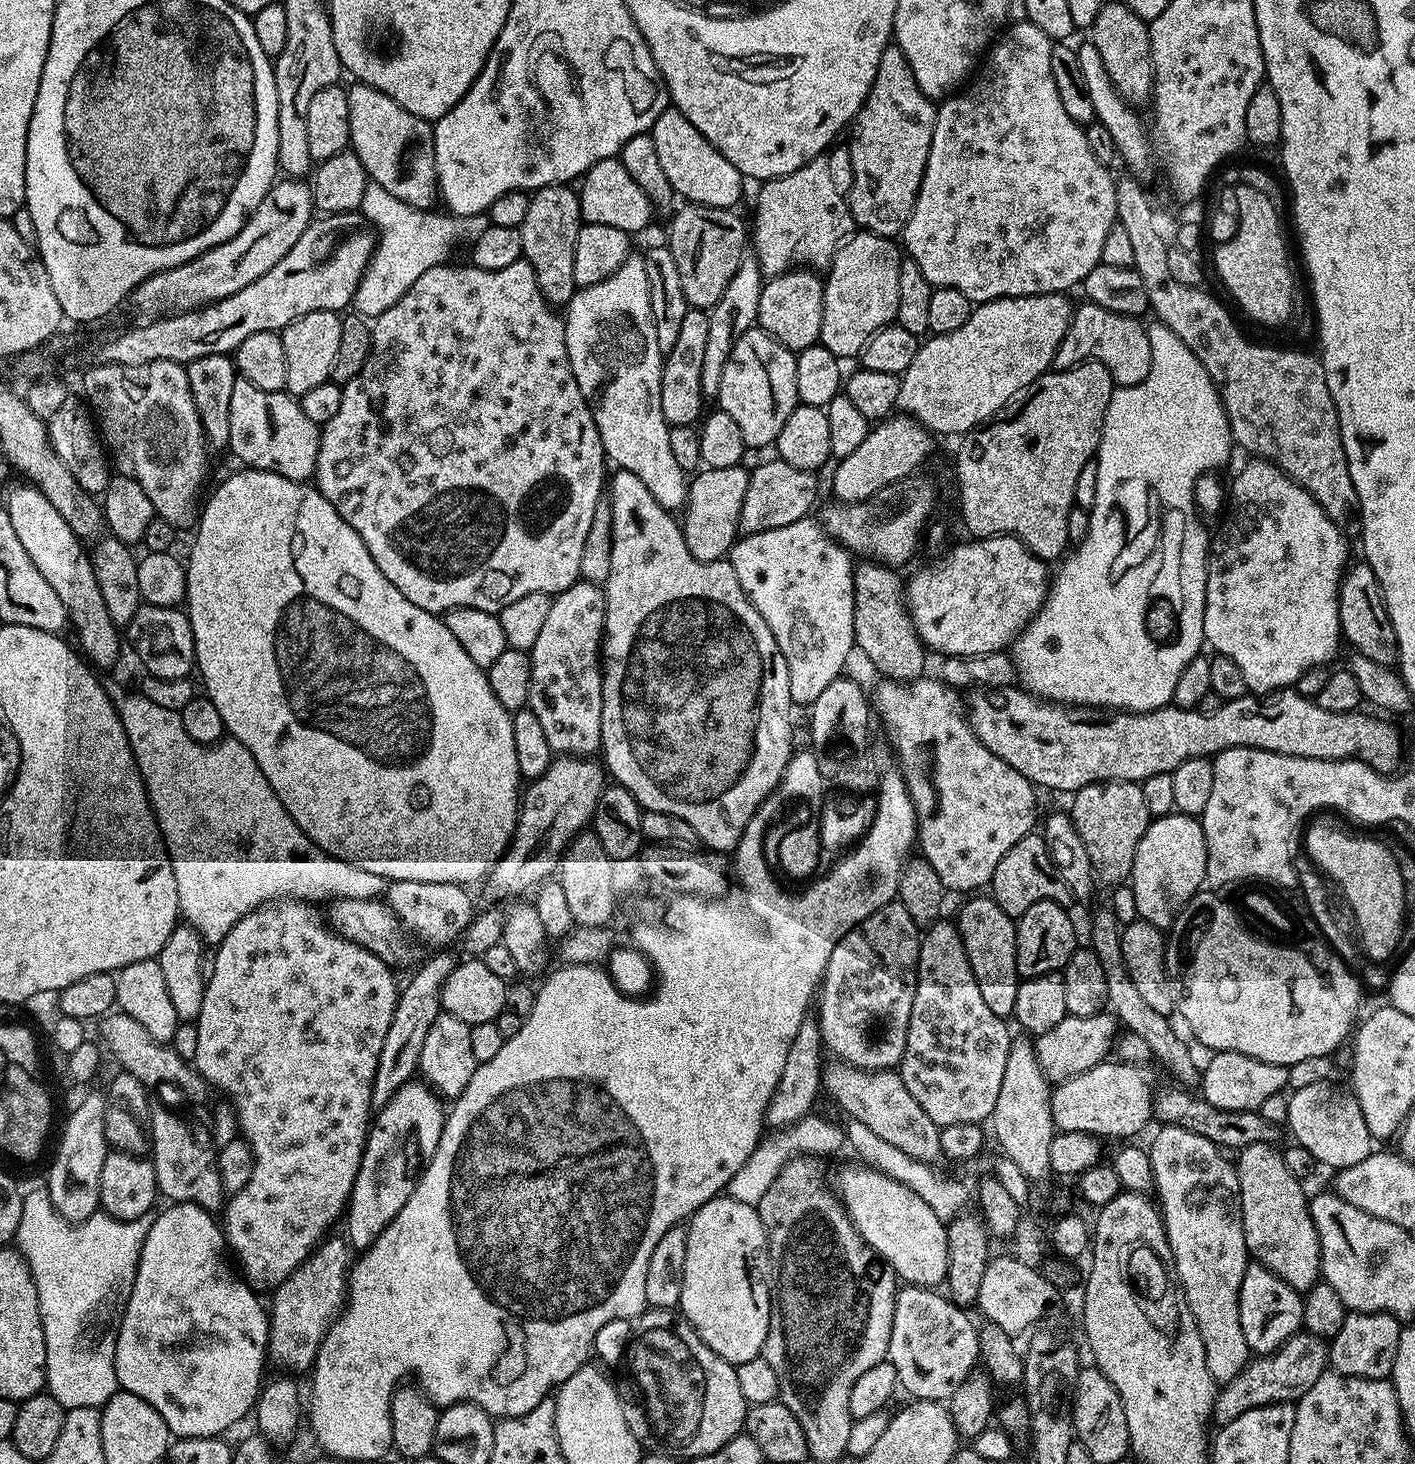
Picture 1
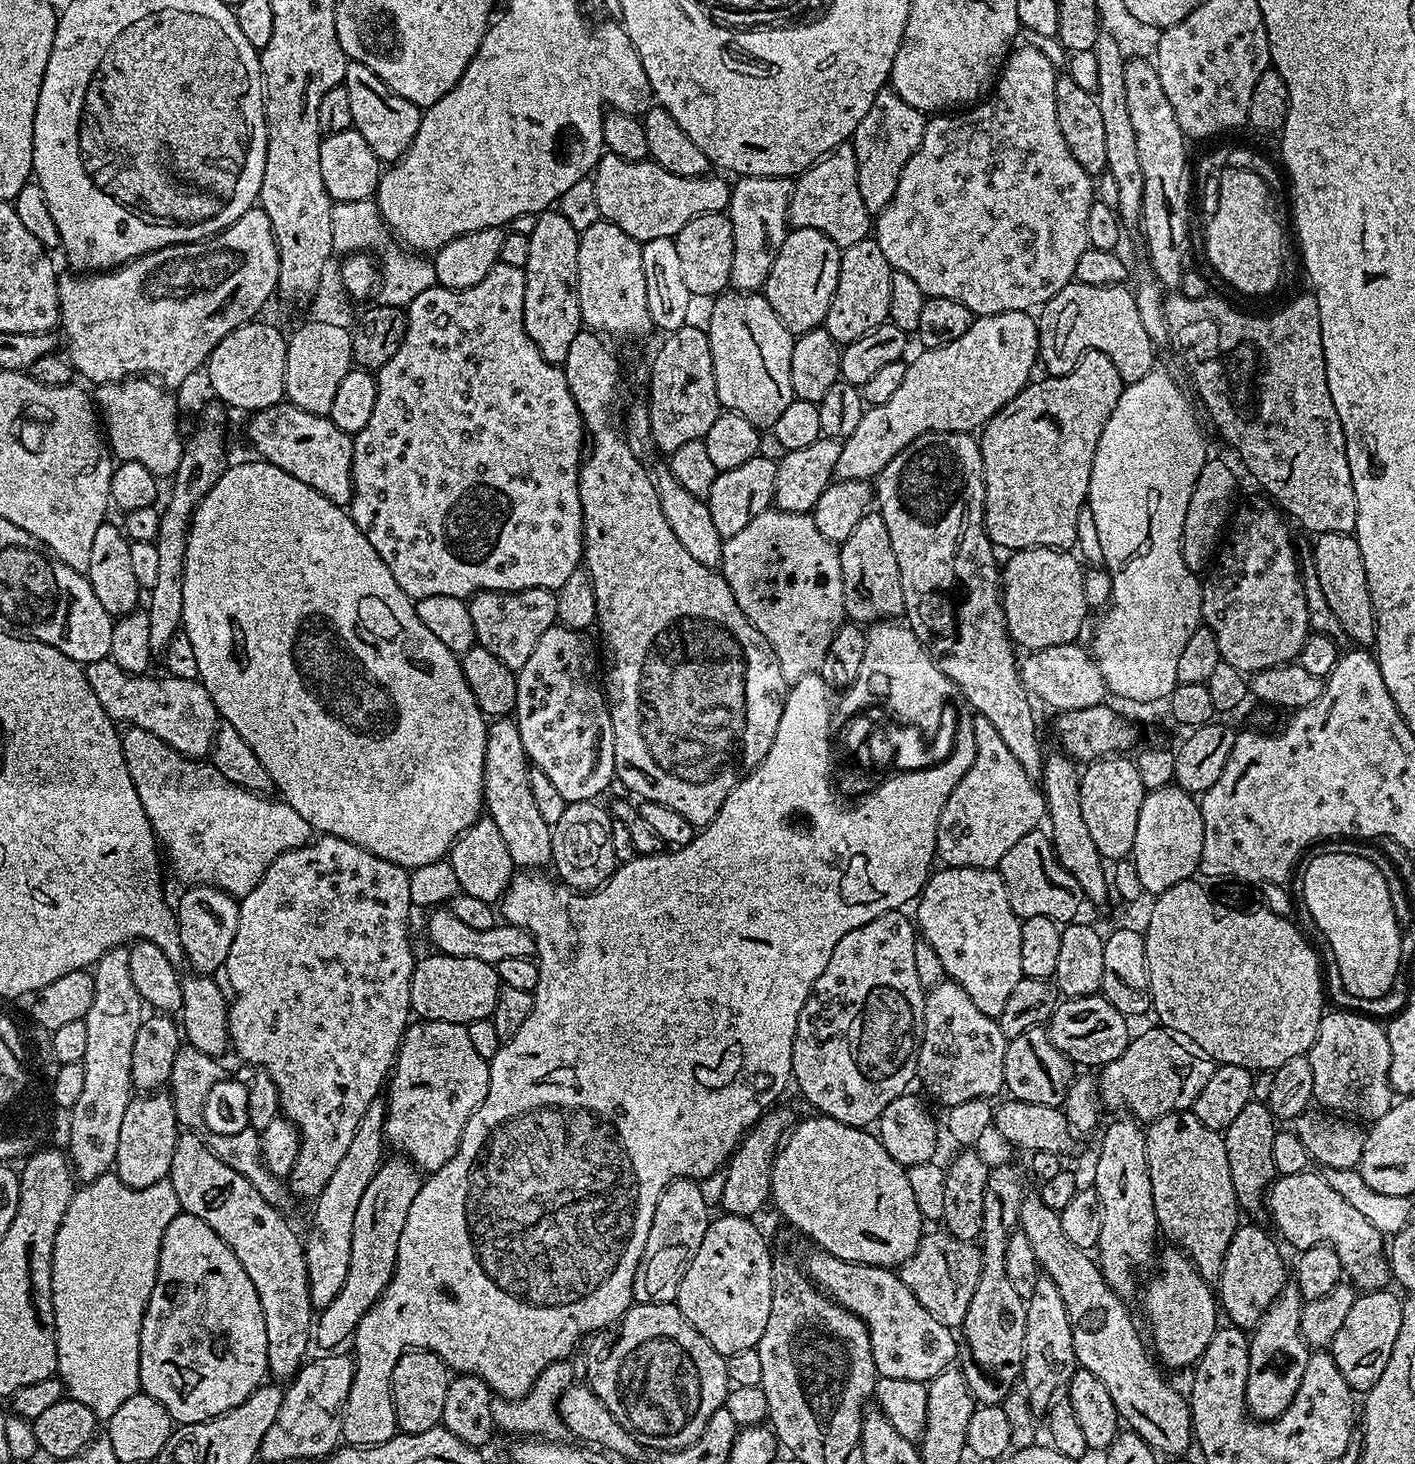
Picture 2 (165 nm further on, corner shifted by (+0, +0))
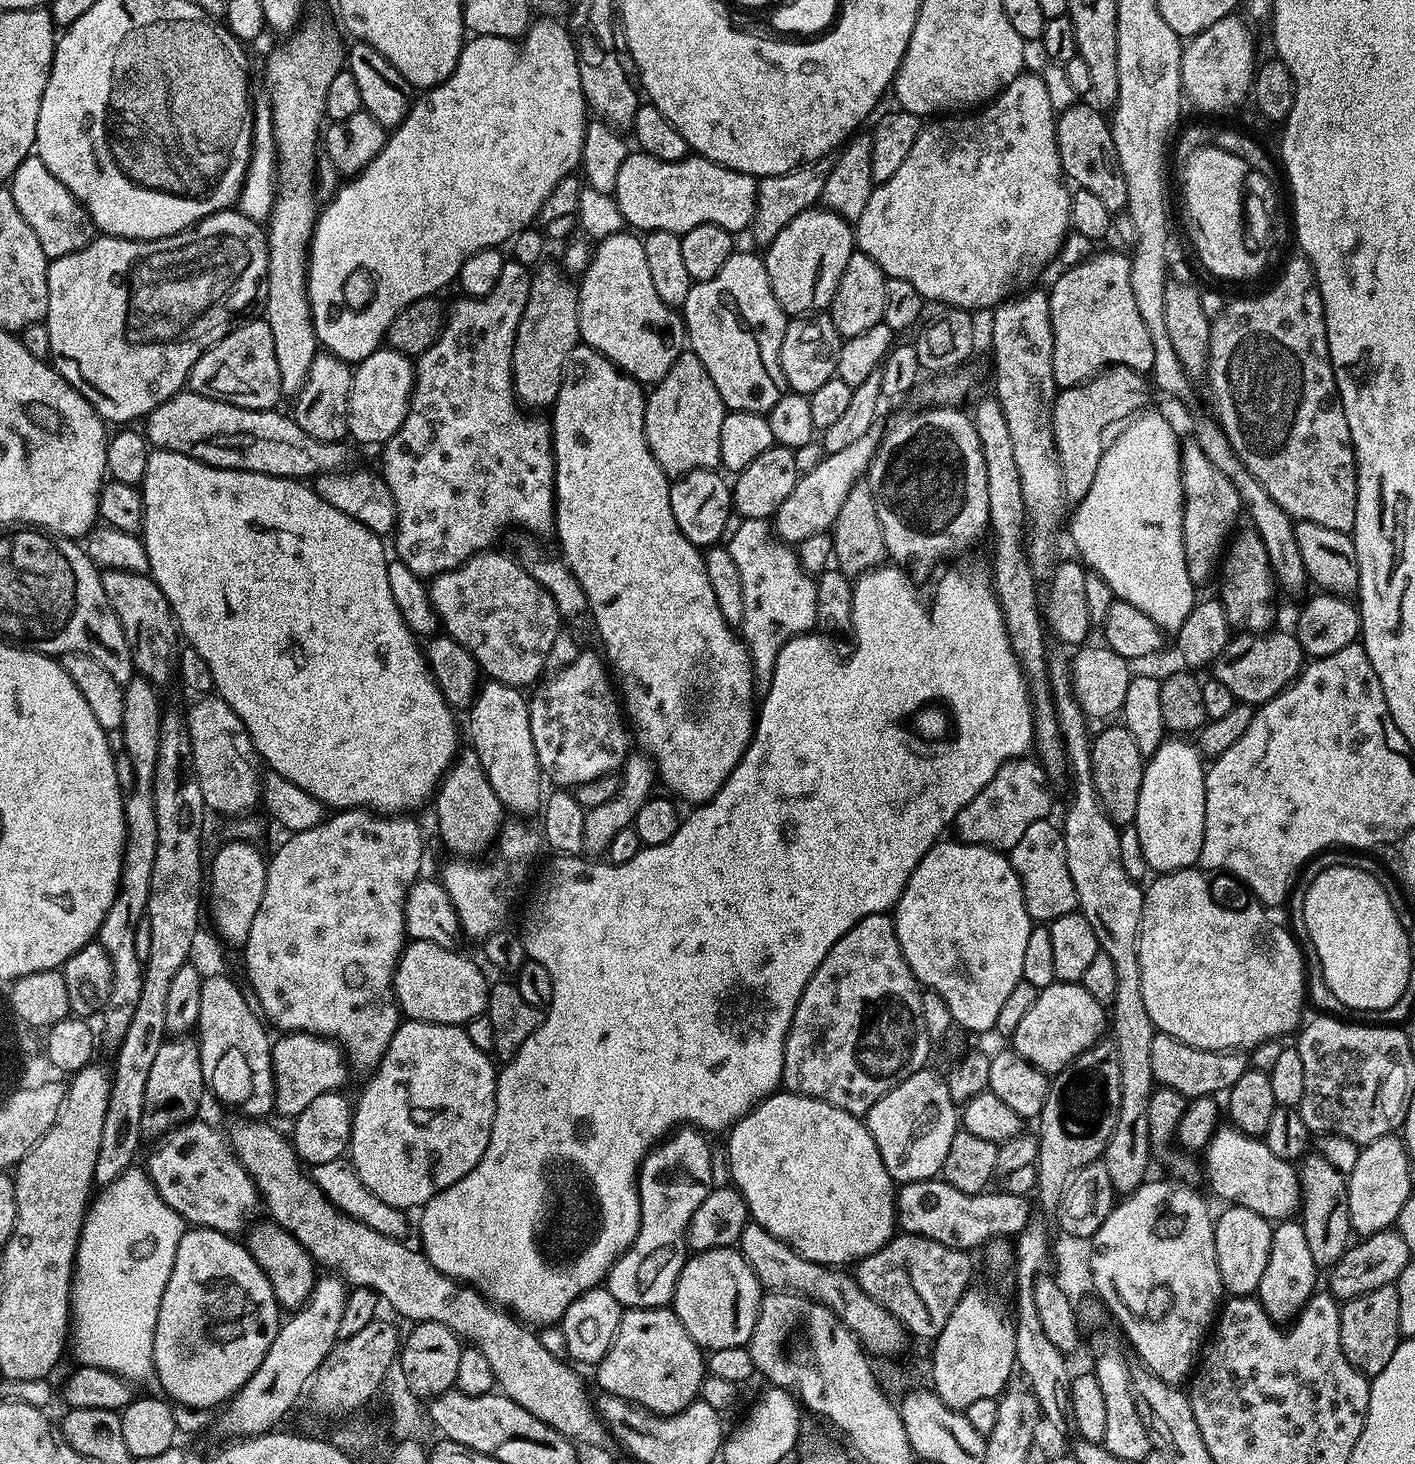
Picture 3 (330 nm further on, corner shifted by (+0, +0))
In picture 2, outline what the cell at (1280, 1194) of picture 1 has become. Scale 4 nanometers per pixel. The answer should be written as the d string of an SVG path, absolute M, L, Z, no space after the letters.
M1253 1102L1242 1106L1238 1118L1234 1118L1234 1122L1230 1122L1230 1126L1222 1133L1226 1158L1230 1158L1230 1182L1234 1182L1236 1203L1245 1213L1256 1212L1262 1208L1266 1193L1277 1175L1274 1154L1270 1154L1270 1146L1274 1146L1274 1134L1277 1131L1278 1121L1267 1103Z

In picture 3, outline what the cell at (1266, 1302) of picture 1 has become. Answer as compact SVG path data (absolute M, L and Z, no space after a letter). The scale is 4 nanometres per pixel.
M1237 1204L1225 1207L1225 1212L1215 1217L1214 1250L1218 1258L1218 1274L1224 1284L1225 1293L1232 1296L1252 1296L1270 1258L1270 1238L1273 1225L1262 1214L1246 1210Z

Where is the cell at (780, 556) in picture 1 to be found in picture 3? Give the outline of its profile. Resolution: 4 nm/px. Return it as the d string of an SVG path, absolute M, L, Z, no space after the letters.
M740 520L738 530L726 540L730 558L738 566L742 586L742 618L738 632L755 671L771 678L782 646L795 636L805 635L816 622L816 581L800 565L795 551L779 539L768 520Z

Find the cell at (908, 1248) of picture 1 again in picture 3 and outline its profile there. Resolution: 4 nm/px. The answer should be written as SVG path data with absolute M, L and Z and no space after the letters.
M777 1090L772 1095L764 1097L755 1108L751 1108L741 1120L736 1121L727 1136L728 1172L732 1175L731 1183L740 1191L746 1202L749 1217L766 1230L770 1230L774 1238L786 1242L798 1254L802 1254L802 1258L815 1264L829 1266L848 1266L844 1264L849 1264L852 1266L870 1254L882 1250L882 1246L886 1246L886 1242L892 1239L897 1231L896 1193L898 1188L882 1162L882 1154L878 1154L878 1146L870 1134L867 1123L861 1117L851 1116L846 1110L833 1104L827 1104L825 1100L815 1100L812 1096L801 1096L799 1092Z

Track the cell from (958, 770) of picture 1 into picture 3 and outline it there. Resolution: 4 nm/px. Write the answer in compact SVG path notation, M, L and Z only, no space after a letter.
M1032 758L1006 760L986 786L956 815L955 835L965 844L981 844L1007 853L1031 824L1049 819L1052 808L1052 788L1044 768Z

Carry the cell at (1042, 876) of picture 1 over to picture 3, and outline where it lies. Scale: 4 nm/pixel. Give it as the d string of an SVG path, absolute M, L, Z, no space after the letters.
M1051 819L1034 822L1022 834L1018 846L1010 850L1012 869L1020 879L1024 891L1024 905L1033 922L1051 922L1077 911L1078 908L1074 878L1070 878L1070 866L1066 866L1064 834L1052 823Z

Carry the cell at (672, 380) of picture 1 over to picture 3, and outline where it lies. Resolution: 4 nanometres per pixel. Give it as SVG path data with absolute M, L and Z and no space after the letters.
M690 350L680 353L680 357L666 370L666 378L651 385L644 402L644 433L648 449L654 454L658 466L670 478L684 476L690 470L699 468L716 468L720 464L720 435L726 409L722 402L722 394L718 394L718 386L714 386L710 374L706 374L706 366Z

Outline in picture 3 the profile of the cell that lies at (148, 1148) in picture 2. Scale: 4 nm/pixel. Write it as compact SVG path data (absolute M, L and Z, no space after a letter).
M176 1034L158 1046L158 1055L146 1081L146 1102L142 1114L142 1130L145 1137L159 1138L197 1115L200 1099L206 1094L200 1042L192 1034Z

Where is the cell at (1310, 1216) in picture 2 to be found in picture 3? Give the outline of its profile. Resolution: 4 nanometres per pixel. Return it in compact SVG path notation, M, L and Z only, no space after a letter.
M1235 1126L1217 1127L1208 1145L1202 1149L1202 1172L1212 1192L1229 1205L1246 1206L1262 1214L1269 1222L1287 1220L1297 1215L1300 1207L1300 1183L1297 1171L1287 1160L1277 1158L1263 1139L1247 1136Z

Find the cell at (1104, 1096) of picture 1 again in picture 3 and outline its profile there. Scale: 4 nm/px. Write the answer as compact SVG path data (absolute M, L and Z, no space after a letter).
M1157 1032L1153 1044L1150 1045L1150 1070L1154 1070L1156 1084L1178 1090L1178 1094L1186 1098L1215 1097L1216 1092L1227 1093L1249 1067L1249 1057L1239 1051L1207 1052L1178 1042L1165 1032Z

